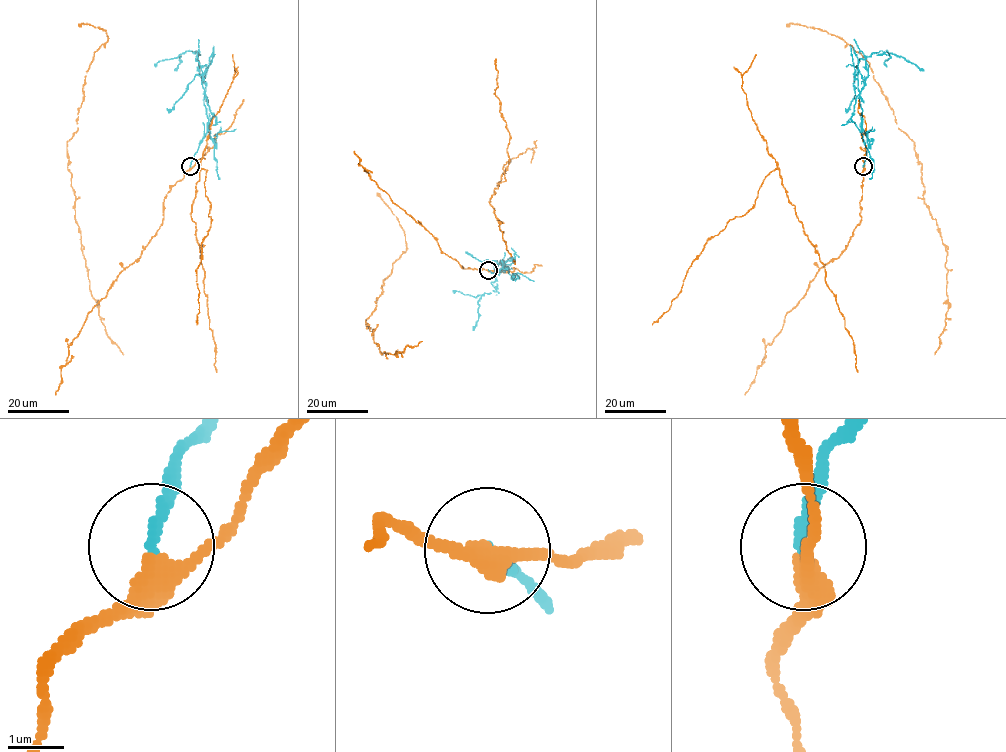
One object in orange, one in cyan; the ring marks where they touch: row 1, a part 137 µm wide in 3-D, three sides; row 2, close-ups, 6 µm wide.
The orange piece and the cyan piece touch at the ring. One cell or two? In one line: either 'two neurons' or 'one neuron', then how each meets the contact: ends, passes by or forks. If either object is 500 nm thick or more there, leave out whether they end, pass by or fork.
two neurons; orange passes by; cyan ends there

